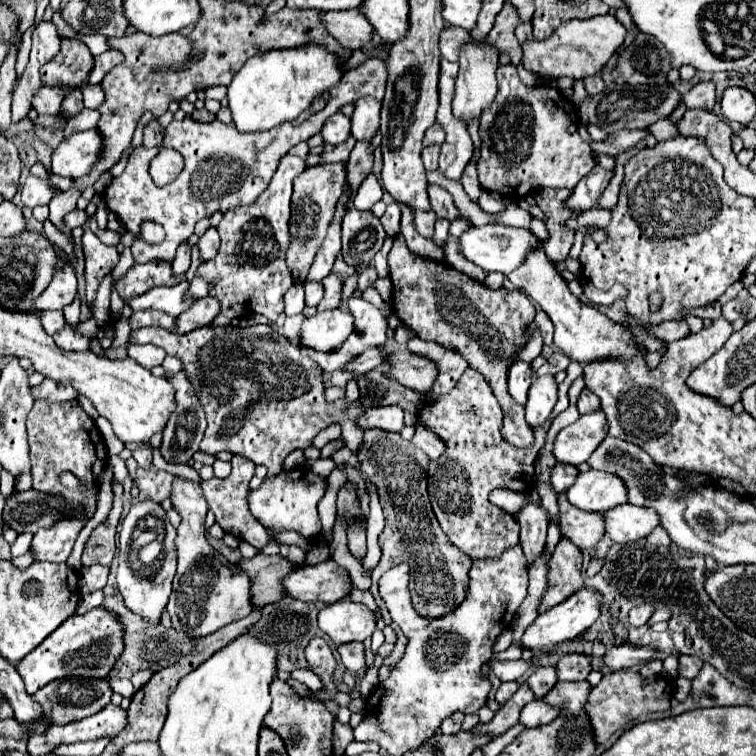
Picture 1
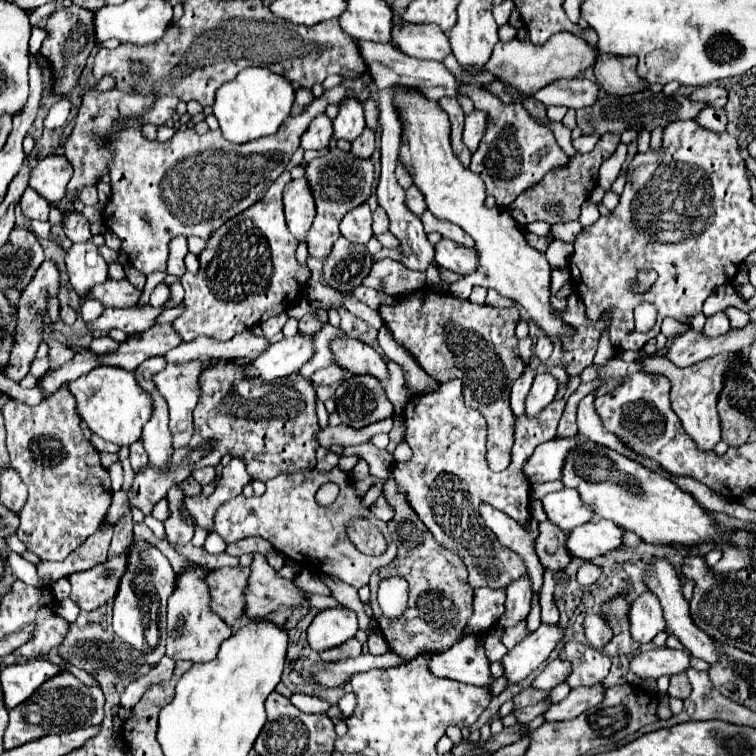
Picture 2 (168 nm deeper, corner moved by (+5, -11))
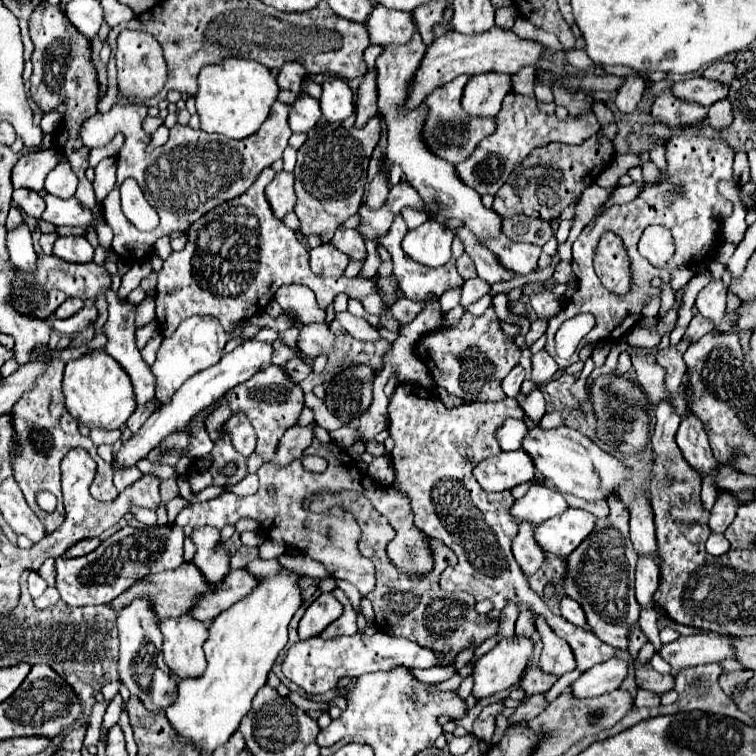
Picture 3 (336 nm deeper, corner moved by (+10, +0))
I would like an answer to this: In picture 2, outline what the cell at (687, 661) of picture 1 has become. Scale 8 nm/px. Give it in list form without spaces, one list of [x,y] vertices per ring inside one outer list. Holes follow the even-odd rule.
[[[686,673],[672,675],[670,677],[670,687],[668,687],[668,697],[686,699],[688,695],[690,695],[690,681],[686,679]]]

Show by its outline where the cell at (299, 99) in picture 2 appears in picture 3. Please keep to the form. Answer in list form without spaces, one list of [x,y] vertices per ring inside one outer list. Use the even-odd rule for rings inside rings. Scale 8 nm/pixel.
[[[289,62],[281,68],[281,72],[277,76],[277,84],[283,90],[291,90],[291,92],[299,94],[303,78],[305,78],[305,68],[301,68],[301,64],[297,64],[297,62]]]

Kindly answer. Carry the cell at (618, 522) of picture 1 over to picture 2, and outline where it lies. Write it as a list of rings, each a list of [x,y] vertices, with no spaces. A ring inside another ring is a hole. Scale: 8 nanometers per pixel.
[[[594,519],[582,527],[574,527],[566,537],[566,551],[582,561],[592,561],[616,549],[622,543],[620,527],[608,519]]]

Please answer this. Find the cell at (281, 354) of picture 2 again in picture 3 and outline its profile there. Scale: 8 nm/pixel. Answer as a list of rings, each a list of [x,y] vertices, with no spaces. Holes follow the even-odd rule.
[[[249,340],[241,346],[237,346],[233,352],[225,354],[221,358],[219,364],[191,376],[173,396],[173,400],[165,406],[161,406],[157,412],[153,412],[149,416],[149,420],[141,426],[141,430],[129,438],[129,442],[119,450],[119,454],[115,456],[115,462],[113,462],[113,468],[119,468],[119,466],[135,466],[141,458],[145,458],[149,454],[151,448],[159,446],[159,442],[171,434],[173,430],[177,428],[183,428],[197,412],[205,410],[209,404],[213,404],[217,398],[221,398],[227,390],[231,390],[233,386],[249,380],[253,374],[257,374],[259,370],[271,366],[271,358],[273,358],[273,344],[271,342],[259,342],[259,340]]]

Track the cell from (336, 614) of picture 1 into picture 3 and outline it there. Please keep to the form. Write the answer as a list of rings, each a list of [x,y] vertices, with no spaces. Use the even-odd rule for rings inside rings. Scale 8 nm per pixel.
[[[321,594],[307,608],[307,612],[303,614],[303,618],[299,622],[299,636],[301,636],[301,640],[319,636],[321,630],[325,630],[333,620],[337,620],[341,616],[341,612],[343,612],[341,602],[337,602],[333,594]]]

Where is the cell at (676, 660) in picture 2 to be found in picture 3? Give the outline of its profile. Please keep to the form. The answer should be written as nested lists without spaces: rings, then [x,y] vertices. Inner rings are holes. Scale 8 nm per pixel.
[[[703,632],[697,636],[681,636],[669,644],[663,644],[657,654],[677,672],[681,668],[733,658],[733,644],[729,636]]]

